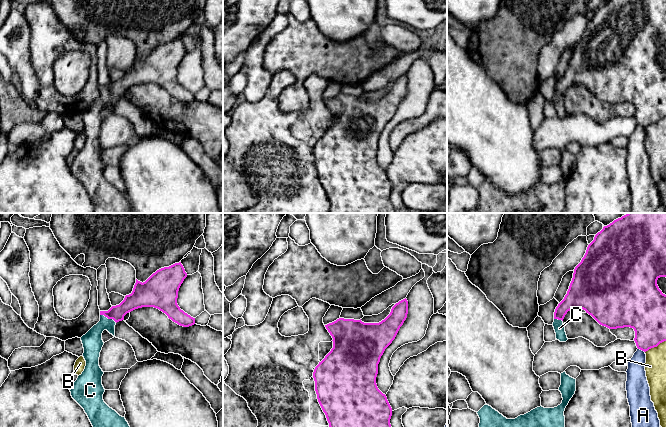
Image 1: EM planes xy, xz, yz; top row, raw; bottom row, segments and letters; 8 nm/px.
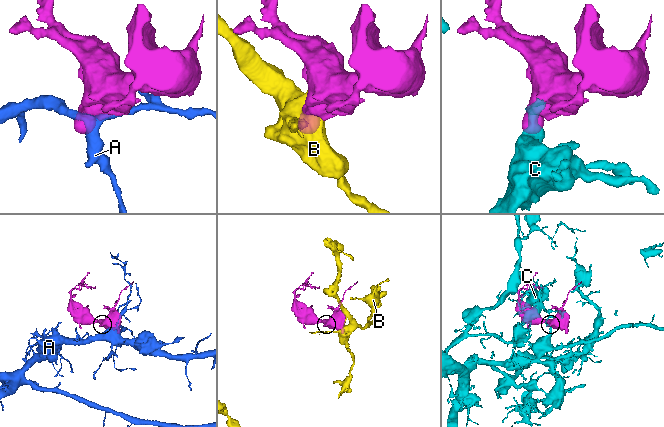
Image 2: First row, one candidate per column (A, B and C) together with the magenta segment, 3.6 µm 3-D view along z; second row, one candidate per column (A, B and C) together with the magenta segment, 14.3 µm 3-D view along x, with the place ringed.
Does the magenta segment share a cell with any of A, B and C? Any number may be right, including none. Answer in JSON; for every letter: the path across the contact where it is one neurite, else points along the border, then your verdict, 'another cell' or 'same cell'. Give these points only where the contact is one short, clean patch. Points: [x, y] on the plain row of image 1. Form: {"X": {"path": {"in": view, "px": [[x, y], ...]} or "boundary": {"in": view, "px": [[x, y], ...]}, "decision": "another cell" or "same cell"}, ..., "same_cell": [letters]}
{"A": {"decision": "another cell"}, "B": {"decision": "another cell"}, "C": {"path": {"in": "xy", "px": [[133, 77], [108, 94], [95, 108], [92, 117]]}, "decision": "same cell"}, "same_cell": ["C"]}

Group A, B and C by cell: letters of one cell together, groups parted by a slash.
A / B / C

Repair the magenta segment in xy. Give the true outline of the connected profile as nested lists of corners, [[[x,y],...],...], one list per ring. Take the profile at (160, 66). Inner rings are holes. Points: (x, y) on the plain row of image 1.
[[[179,38],[157,46],[143,59],[136,55],[132,69],[126,71],[119,81],[112,82],[108,87],[100,87],[100,97],[81,113],[84,124],[83,133],[86,137],[86,142],[82,150],[79,151],[74,158],[70,168],[72,174],[87,190],[94,204],[94,213],[134,213],[125,193],[120,192],[103,176],[105,165],[102,161],[102,152],[104,148],[99,142],[100,128],[104,121],[102,116],[103,107],[107,106],[115,113],[116,99],[124,96],[124,92],[127,89],[142,83],[157,84],[180,102],[189,103],[194,101],[195,94],[181,86],[177,80],[178,67],[186,53],[187,49],[181,38]]]

